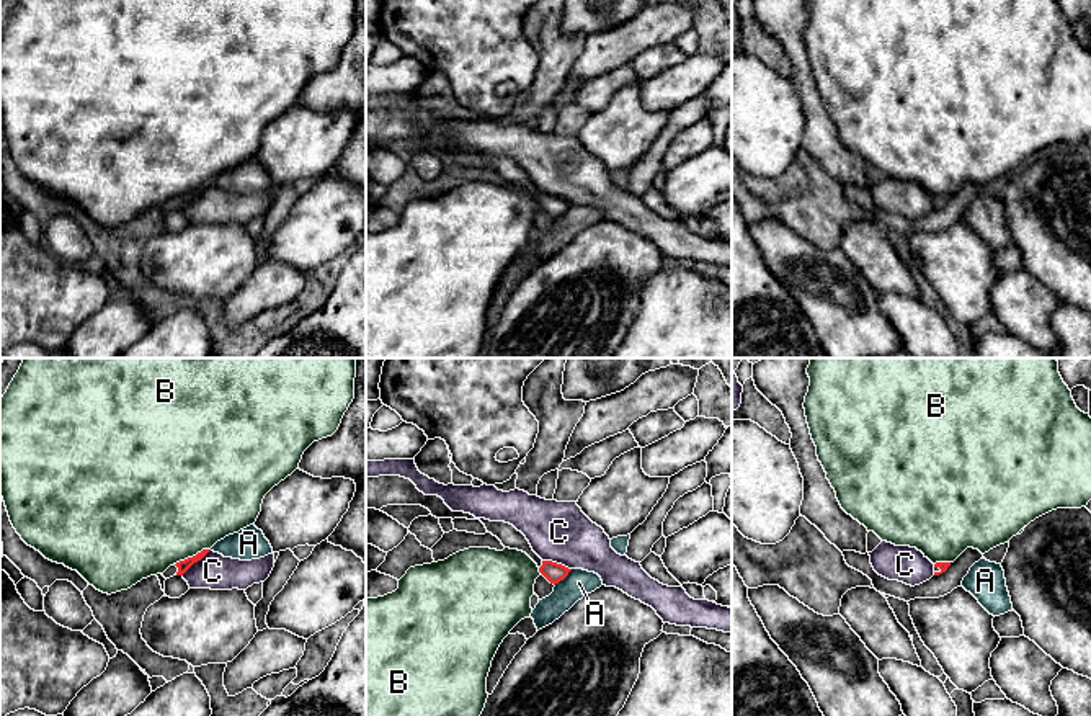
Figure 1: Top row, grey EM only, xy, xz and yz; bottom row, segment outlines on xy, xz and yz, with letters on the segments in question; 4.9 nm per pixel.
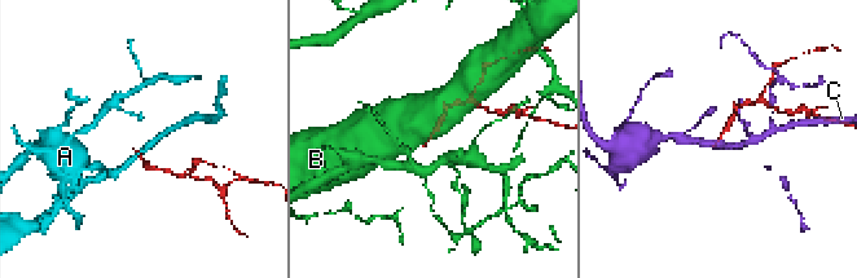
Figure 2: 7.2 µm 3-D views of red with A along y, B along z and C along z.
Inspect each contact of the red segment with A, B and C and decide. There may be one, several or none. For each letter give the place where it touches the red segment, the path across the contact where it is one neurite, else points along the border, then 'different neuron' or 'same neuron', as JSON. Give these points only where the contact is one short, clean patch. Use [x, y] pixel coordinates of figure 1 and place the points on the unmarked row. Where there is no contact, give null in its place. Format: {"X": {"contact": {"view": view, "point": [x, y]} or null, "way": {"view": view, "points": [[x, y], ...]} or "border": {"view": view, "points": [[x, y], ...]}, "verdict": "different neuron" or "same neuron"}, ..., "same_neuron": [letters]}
{"A": {"contact": {"view": "xz", "point": [562, 213]}, "border": {"view": "xz", "points": [[572, 203], [554, 218]]}, "verdict": "different neuron"}, "B": {"contact": {"view": "xy", "point": [193, 190]}, "verdict": "different neuron"}, "C": {"contact": {"view": "xz", "point": [556, 196]}, "verdict": "different neuron"}, "same_neuron": []}

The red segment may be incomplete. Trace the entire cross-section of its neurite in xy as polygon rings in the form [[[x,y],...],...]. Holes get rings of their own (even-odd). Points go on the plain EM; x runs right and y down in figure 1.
[[[203,183],[201,186],[198,186],[193,191],[188,191],[185,195],[180,195],[173,199],[170,199],[162,209],[165,213],[170,213],[173,209],[183,209],[194,196],[201,195],[211,183]]]

